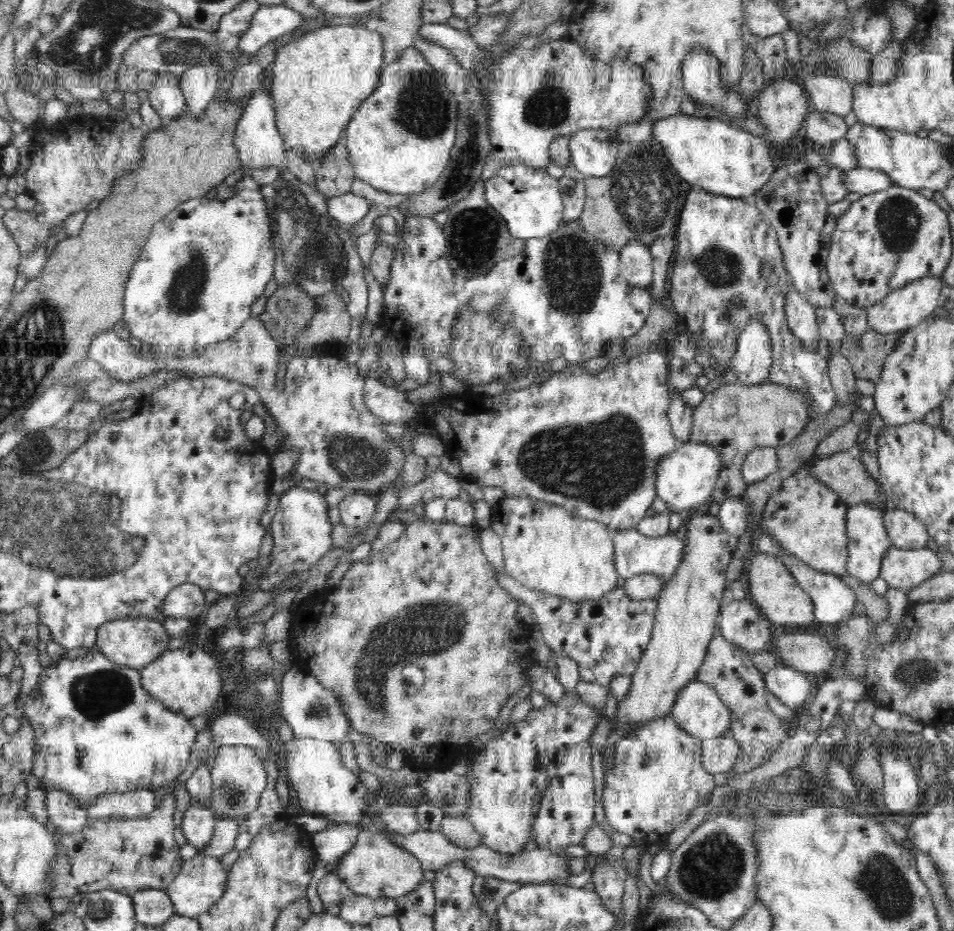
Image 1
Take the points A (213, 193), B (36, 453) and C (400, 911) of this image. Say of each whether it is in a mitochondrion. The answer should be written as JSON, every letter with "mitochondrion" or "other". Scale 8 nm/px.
{"A":"other","B":"mitochondrion","C":"other"}

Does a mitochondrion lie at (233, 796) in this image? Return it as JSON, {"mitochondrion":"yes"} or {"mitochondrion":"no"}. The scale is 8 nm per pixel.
{"mitochondrion":"yes"}

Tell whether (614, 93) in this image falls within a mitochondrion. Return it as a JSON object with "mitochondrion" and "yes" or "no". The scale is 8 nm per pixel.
{"mitochondrion":"no"}

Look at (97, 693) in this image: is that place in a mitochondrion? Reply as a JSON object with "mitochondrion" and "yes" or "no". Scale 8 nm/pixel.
{"mitochondrion":"yes"}

